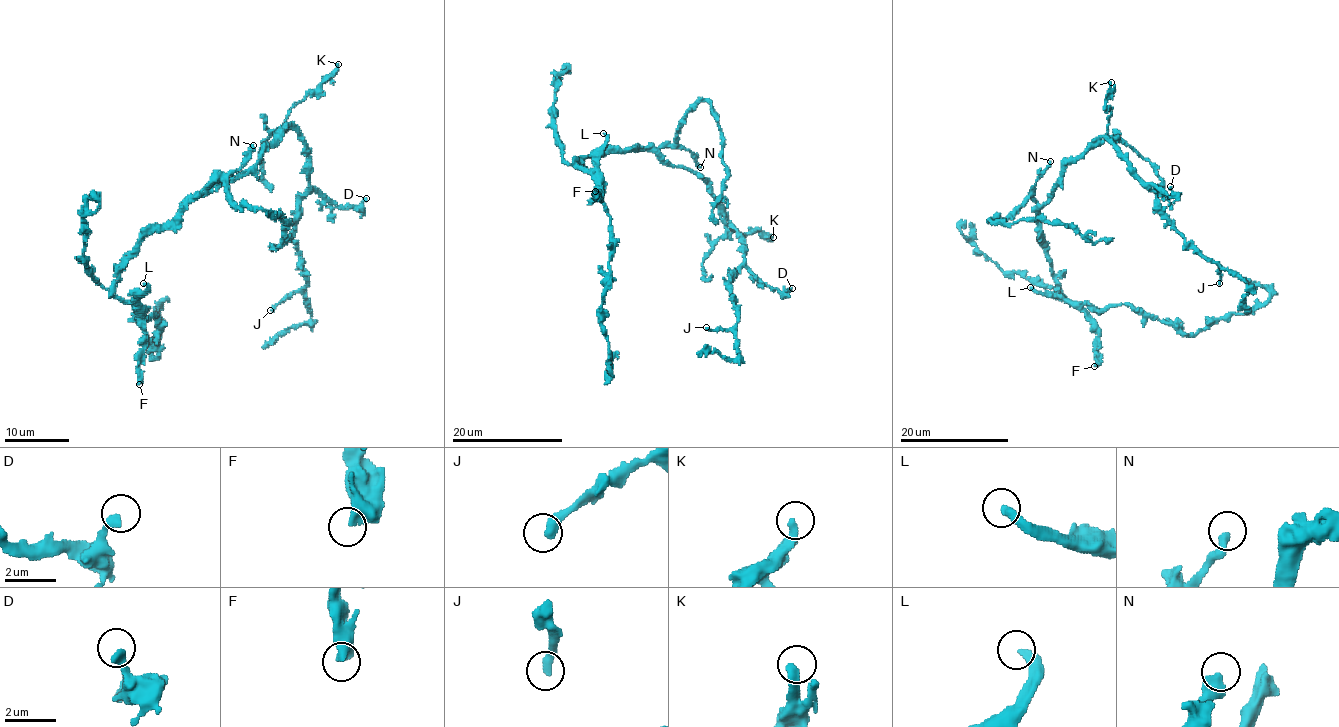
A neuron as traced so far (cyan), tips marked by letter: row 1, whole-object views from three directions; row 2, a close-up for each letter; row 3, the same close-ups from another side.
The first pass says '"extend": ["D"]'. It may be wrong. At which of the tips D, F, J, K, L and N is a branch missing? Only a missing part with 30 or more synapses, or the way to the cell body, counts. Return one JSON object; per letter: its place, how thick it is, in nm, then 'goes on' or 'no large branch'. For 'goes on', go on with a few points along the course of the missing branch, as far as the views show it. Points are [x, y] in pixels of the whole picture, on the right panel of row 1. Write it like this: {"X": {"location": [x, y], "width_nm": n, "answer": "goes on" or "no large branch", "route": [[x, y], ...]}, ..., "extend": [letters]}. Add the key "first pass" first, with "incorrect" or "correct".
{"first pass": "incorrect", "D": {"location": [1170, 186], "width_nm": 320, "answer": "no large branch"}, "F": {"location": [1094, 366], "width_nm": 460, "answer": "no large branch"}, "J": {"location": [1219, 283], "width_nm": 400, "answer": "no large branch"}, "K": {"location": [1111, 82], "width_nm": 360, "answer": "no large branch"}, "L": {"location": [1030, 287], "width_nm": 360, "answer": "goes on", "route": [[1030, 287], [944, 214], [940, 105], [955, 87], [944, 94], [967, 101], [988, 122]]}, "N": {"location": [1050, 161], "width_nm": 400, "answer": "no large branch"}, "extend": ["L"]}

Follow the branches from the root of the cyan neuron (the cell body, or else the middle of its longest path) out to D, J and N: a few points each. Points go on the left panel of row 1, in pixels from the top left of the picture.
D: (192, 198), (219, 184), (238, 179), (289, 124), (304, 145), (310, 186), (338, 206), (358, 207), (366, 198)
J: (192, 198), (238, 179), (289, 124), (297, 133), (308, 189), (299, 200), (293, 244), (306, 283), (270, 310)
N: (192, 198), (233, 173), (253, 145)

